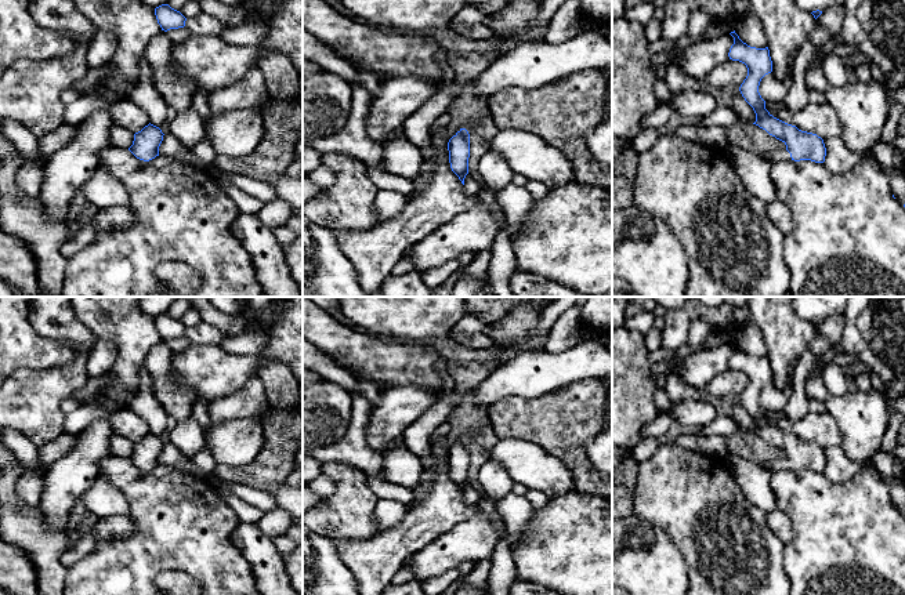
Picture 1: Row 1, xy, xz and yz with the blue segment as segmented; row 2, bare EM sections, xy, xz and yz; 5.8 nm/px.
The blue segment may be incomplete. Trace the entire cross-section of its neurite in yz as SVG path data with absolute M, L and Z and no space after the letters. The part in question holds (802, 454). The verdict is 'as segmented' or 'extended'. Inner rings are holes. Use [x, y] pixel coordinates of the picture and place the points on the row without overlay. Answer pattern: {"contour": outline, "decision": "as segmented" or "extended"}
{"contour": "M735 340L730 344L734 347L734 353L728 362L730 369L739 370L747 377L747 385L741 393L739 400L756 422L756 431L753 433L765 439L770 445L786 454L785 458L765 464L764 468L771 474L790 469L811 469L815 472L823 472L826 457L821 446L812 442L801 440L796 435L774 427L765 418L765 410L759 402L759 395L761 388L772 381L772 370L768 356L750 356L739 348Z", "decision": "extended"}

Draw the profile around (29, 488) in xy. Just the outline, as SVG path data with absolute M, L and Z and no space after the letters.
M25 469L19 476L15 491L29 507L36 507L41 501L46 475L36 469Z

